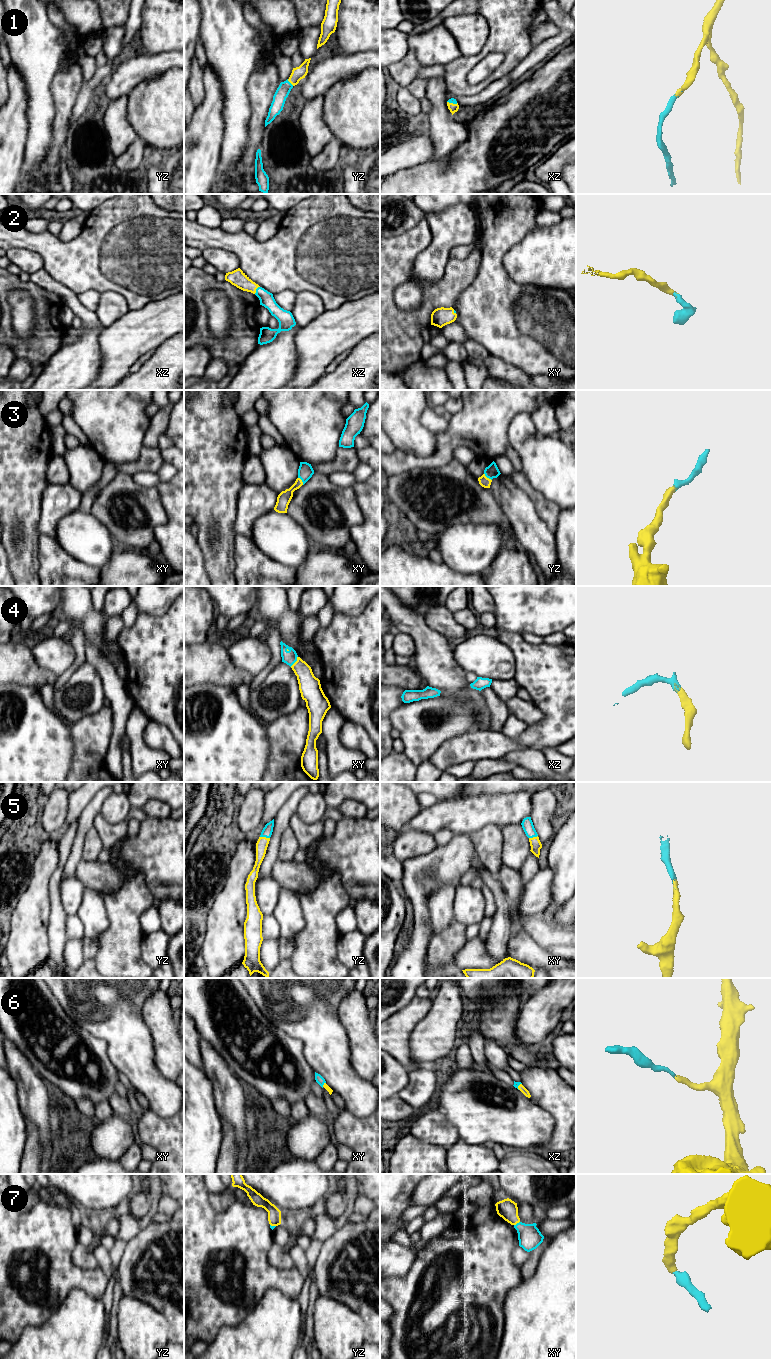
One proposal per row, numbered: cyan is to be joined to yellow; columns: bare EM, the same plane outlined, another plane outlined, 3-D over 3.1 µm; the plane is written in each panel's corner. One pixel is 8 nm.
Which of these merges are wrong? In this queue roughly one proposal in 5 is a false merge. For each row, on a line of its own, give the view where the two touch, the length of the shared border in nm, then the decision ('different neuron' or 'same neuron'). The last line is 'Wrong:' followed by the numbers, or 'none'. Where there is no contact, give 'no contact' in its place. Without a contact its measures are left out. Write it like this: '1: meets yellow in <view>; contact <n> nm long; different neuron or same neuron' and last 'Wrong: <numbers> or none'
1: meets yellow in yz; contact 80 nm long; same neuron
2: meets yellow in xz; contact 80 nm long; same neuron
3: meets yellow in yz; contact 90 nm long; same neuron
4: meets yellow in xy; contact 110 nm long; same neuron
5: meets yellow in yz; contact 80 nm long; same neuron
6: meets yellow in xz; contact 60 nm long; same neuron
7: meets yellow in xy; contact 60 nm long; same neuron
Wrong: none

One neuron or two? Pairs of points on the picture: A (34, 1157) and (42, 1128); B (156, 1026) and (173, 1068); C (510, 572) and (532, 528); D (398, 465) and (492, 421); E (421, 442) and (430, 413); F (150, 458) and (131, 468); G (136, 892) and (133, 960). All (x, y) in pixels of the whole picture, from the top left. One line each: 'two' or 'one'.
A: two
B: one
C: two
D: one
E: two
F: one
G: one

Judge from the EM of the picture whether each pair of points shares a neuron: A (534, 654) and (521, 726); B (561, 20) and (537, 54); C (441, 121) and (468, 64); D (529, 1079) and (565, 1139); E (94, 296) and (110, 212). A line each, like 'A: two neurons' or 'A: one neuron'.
A: two neurons
B: one neuron
C: two neurons
D: one neuron
E: two neurons

